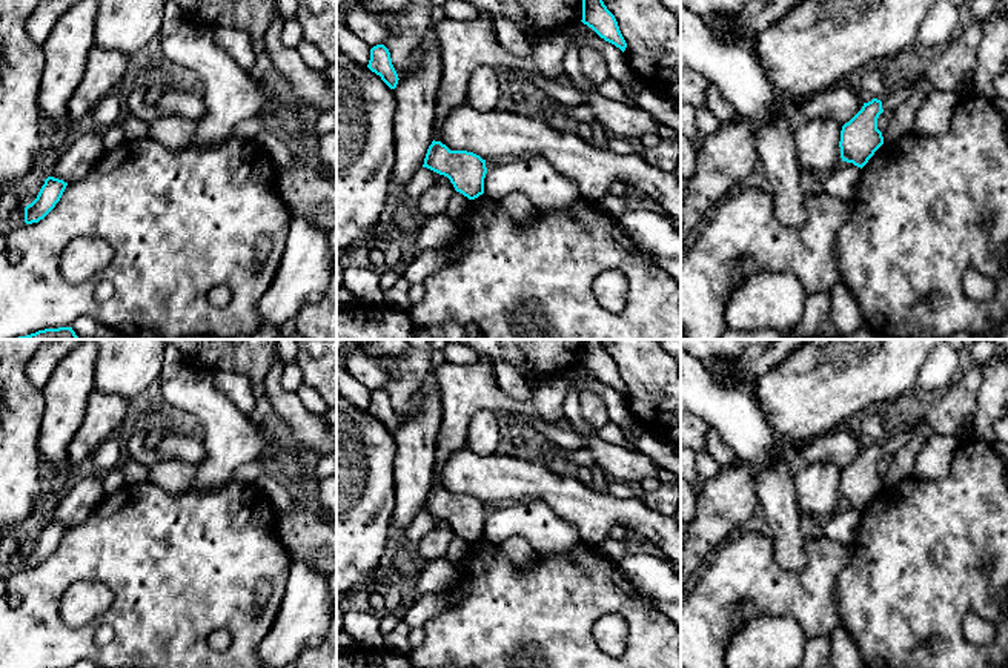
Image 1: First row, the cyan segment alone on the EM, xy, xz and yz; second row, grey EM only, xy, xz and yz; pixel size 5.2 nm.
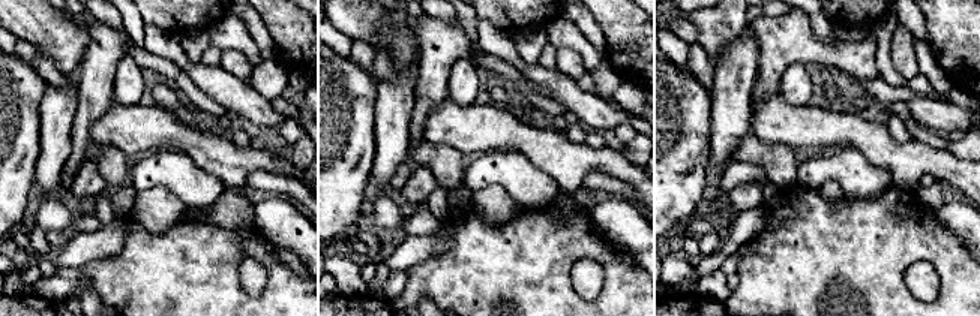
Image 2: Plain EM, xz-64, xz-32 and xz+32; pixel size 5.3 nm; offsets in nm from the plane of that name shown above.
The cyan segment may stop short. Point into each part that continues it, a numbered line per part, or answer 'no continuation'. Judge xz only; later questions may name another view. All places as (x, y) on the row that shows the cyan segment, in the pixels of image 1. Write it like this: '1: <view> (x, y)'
no continuation

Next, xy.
no continuation

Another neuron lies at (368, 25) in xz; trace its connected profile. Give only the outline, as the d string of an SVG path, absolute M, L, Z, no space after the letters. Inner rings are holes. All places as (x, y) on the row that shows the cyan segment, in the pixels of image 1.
M361 0L347 3L346 25L364 40L370 48L384 45L390 37L390 29L383 23L387 12L372 12Z

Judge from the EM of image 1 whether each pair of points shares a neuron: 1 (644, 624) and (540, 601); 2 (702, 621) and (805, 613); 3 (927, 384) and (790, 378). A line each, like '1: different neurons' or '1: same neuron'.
1: same neuron
2: same neuron
3: different neurons

